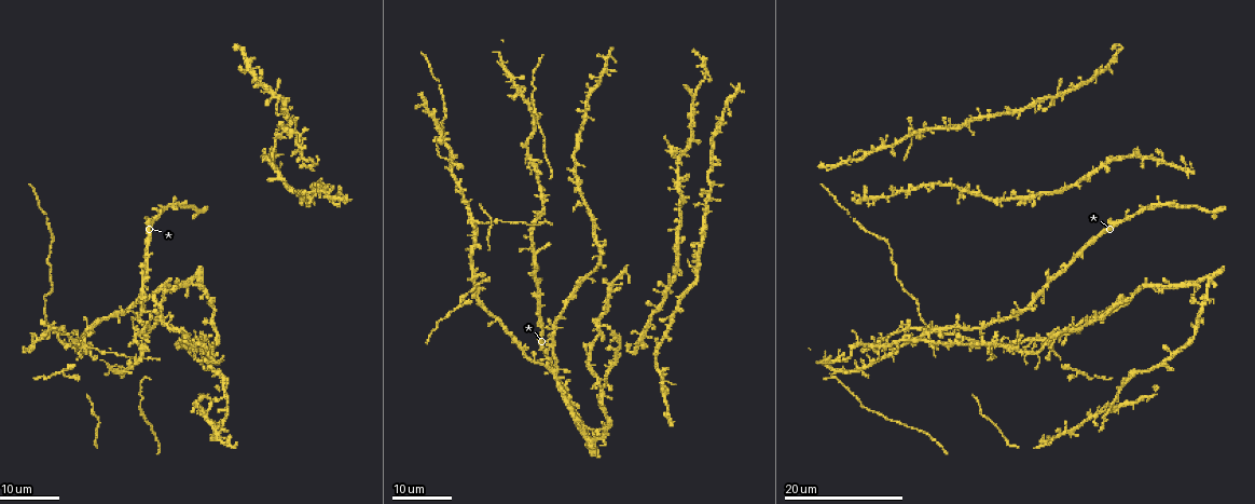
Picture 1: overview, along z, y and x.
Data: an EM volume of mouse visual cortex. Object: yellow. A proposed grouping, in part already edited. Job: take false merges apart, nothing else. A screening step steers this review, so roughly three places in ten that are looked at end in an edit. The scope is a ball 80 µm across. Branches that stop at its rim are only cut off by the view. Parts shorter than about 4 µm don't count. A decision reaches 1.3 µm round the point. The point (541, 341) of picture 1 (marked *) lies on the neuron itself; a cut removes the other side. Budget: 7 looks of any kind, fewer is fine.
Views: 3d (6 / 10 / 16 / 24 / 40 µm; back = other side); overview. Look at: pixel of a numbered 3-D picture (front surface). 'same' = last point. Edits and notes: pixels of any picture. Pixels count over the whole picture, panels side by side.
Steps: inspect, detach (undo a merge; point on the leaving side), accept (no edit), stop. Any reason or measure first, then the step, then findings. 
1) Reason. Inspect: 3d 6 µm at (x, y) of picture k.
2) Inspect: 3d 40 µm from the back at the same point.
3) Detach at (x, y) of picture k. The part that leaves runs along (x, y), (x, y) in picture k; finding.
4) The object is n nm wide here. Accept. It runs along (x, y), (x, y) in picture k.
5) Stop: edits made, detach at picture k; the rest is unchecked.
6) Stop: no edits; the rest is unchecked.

Thick turns thin. Inspect: 3d 24 µm at (878, 237) of picture 1.

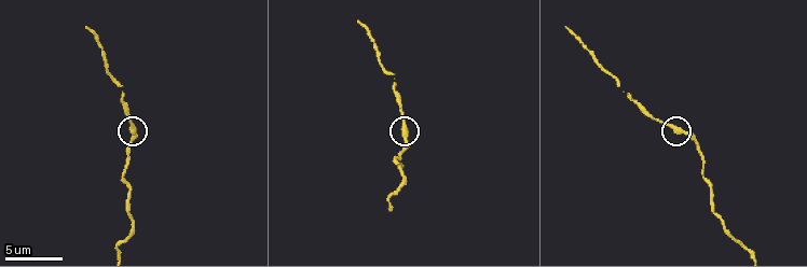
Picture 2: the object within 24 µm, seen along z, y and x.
Inspect: 3d 6 µm at (672, 128) of picture 2.

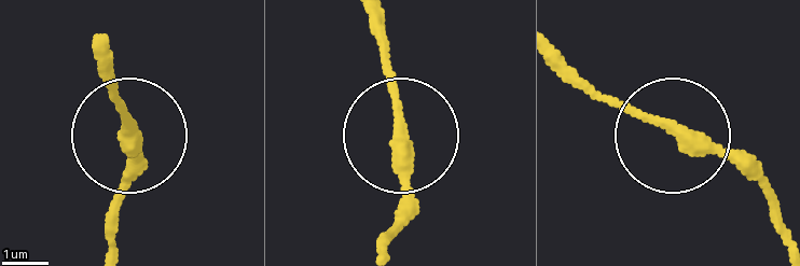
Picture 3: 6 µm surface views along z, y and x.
The object is 310 nm wide here. Accept. It runs along (381, 249), (403, 192), (391, 45) in picture 3; all the same neuron.

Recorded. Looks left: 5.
Arms part here. Inspect: 3d 16 µm at (284, 130) of picture 1.

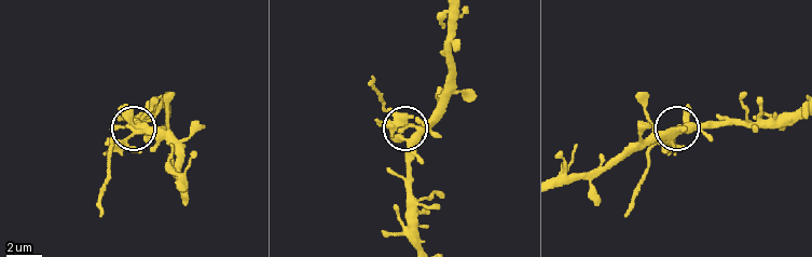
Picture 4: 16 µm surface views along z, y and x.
Inspect: 3d 6 µm at (404, 128) of picture 4.

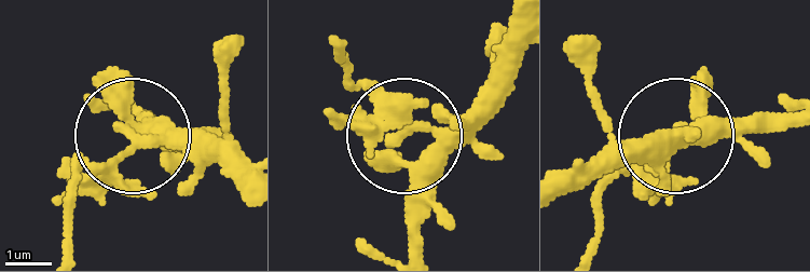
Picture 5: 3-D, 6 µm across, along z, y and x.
The side arm is 7 µm long. Detach at (98, 188) of picture 5. The part that leaves runs along (149, 138), (83, 173), (72, 243) in picture 5; two neurons meet here.

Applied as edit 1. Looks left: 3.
Four or more arms meet. Inspect: 3d 16 µm at (446, 159) of picture 1.

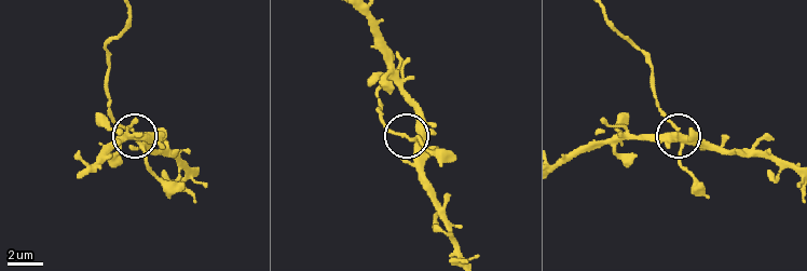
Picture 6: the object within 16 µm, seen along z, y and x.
Inspect: 3d 6 µm at (409, 140) of picture 6.

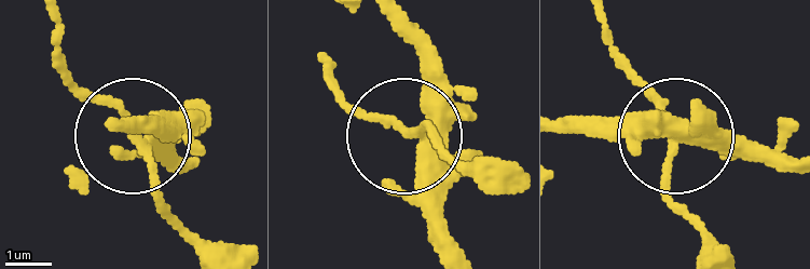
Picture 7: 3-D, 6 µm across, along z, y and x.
From behind. Inspect: 3d 6 µm from the back at (408, 132) of picture 7.

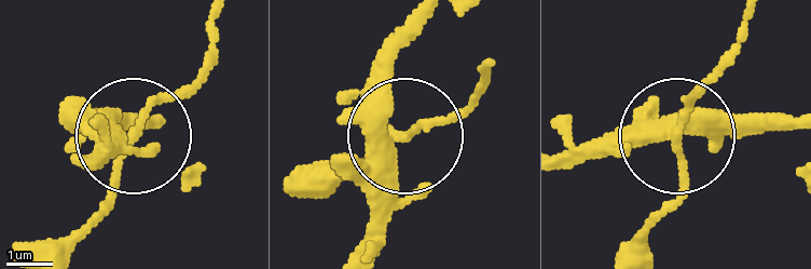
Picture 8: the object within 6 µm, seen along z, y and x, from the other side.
The object is 330 nm wide here. Accept. It runs along (358, 245), (401, 140), (394, 28) in picture 8; one neuron here.

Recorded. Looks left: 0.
Stop: edits made, detach at picture 5; the rest is unchecked.

